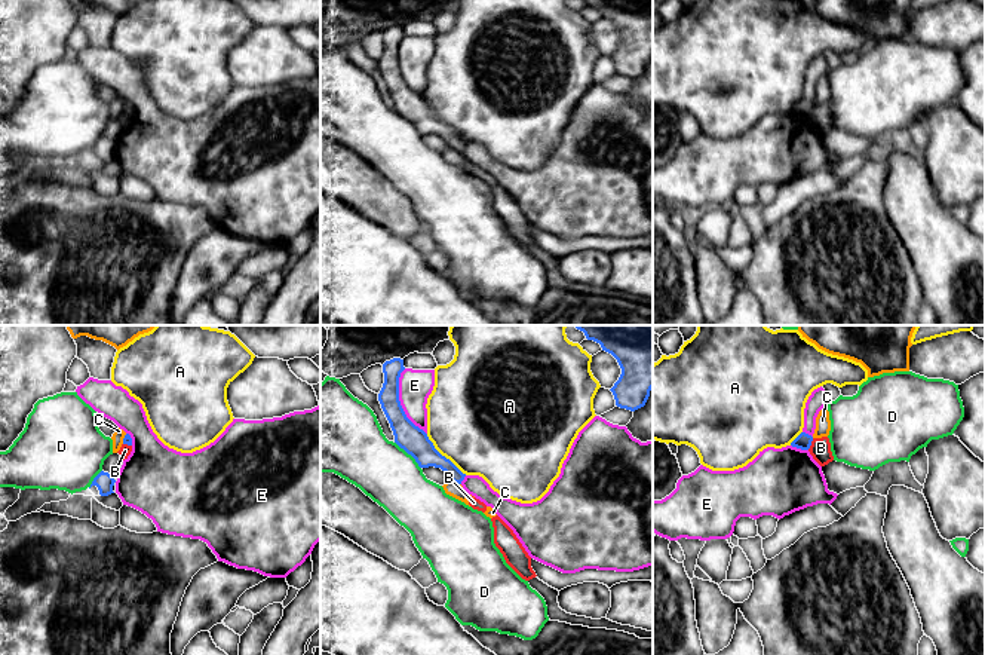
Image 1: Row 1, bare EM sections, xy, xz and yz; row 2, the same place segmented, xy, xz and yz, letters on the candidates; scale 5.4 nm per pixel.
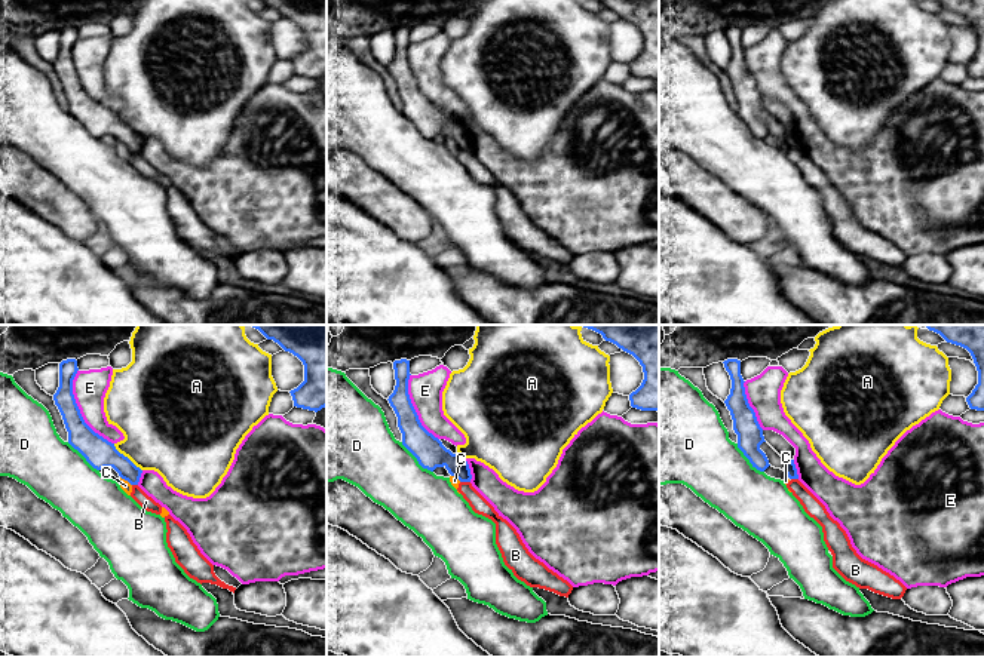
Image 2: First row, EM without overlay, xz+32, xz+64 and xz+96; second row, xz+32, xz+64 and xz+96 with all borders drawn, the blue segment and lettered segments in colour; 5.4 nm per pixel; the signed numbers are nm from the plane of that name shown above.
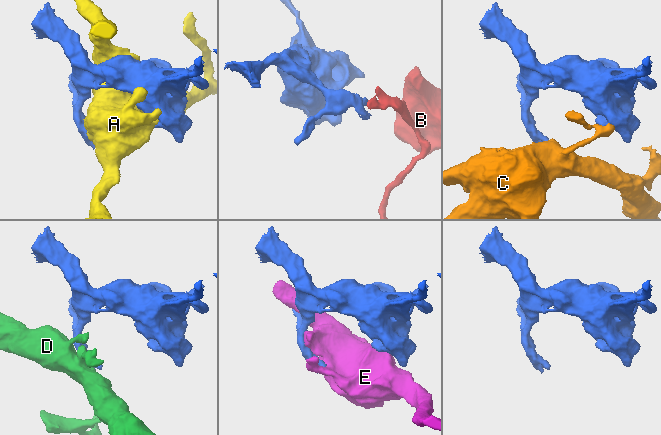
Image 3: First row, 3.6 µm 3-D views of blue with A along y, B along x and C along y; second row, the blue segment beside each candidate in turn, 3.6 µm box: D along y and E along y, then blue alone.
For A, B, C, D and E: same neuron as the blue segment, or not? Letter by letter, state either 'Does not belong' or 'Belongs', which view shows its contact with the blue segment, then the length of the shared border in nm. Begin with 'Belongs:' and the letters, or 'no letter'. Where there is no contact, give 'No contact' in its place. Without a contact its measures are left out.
Belongs: no letter
A: Does not belong. Touches blue in xz. Shared border 320 nm
B: Does not belong. Touches blue in yz. Shared border 70 nm
C: Does not belong. Touches blue in xz. Shared border 70 nm
D: Does not belong. Touches blue in xz. Shared border 200 nm
E: Does not belong. Touches blue in xz. Shared border 380 nm

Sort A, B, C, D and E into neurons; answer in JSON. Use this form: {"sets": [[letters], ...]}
{"sets": [["A"], ["B"], ["C"], ["D"], ["E"]]}

